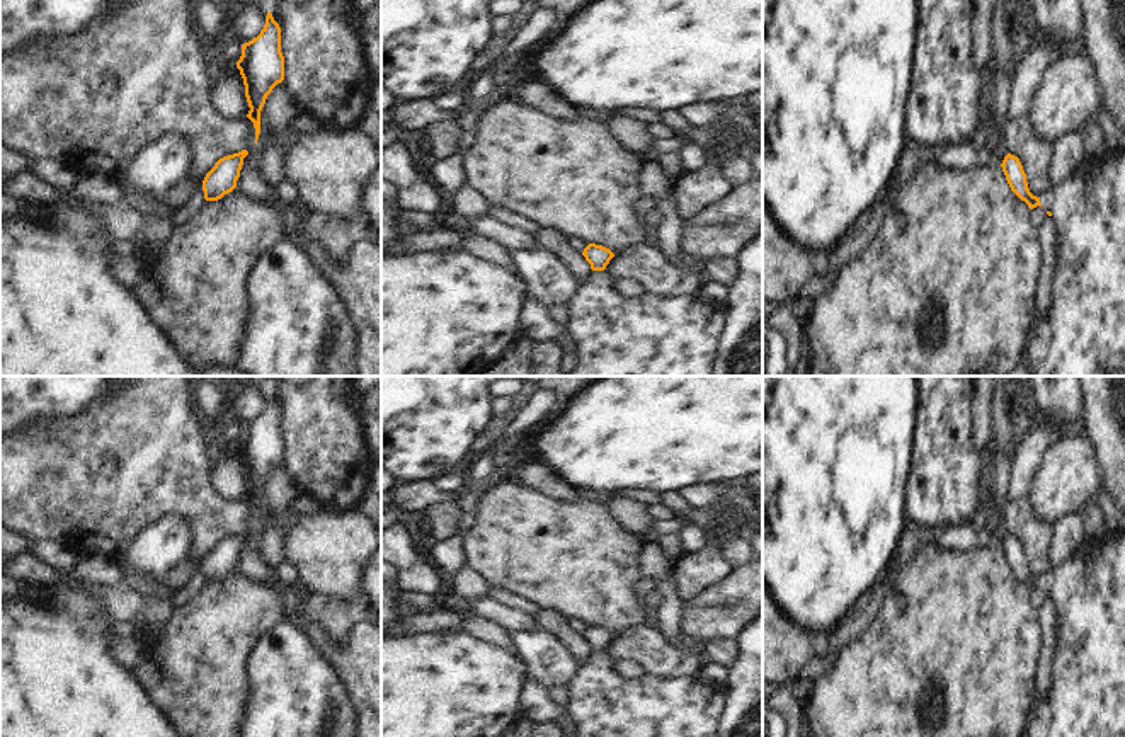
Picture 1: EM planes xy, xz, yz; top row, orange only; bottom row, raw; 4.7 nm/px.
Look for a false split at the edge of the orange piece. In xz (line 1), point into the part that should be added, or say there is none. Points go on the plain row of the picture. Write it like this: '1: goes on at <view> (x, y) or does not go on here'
1: goes on at xz (599, 703)

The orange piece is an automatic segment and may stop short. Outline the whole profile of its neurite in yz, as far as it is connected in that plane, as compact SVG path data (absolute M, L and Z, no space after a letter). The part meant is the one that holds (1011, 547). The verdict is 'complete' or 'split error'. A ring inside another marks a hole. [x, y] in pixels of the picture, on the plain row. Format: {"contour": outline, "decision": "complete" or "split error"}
{"contour": "M1008 534L1001 548L1011 572L1030 591L1043 587L1057 608L1048 693L1036 693L1023 737L1125 737L1125 534L1086 541L1067 563L1060 568L1050 567L1040 579L1030 574L1018 538Z", "decision": "split error"}

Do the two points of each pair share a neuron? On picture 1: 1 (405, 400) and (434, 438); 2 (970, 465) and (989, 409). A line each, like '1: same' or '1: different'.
1: same
2: different

